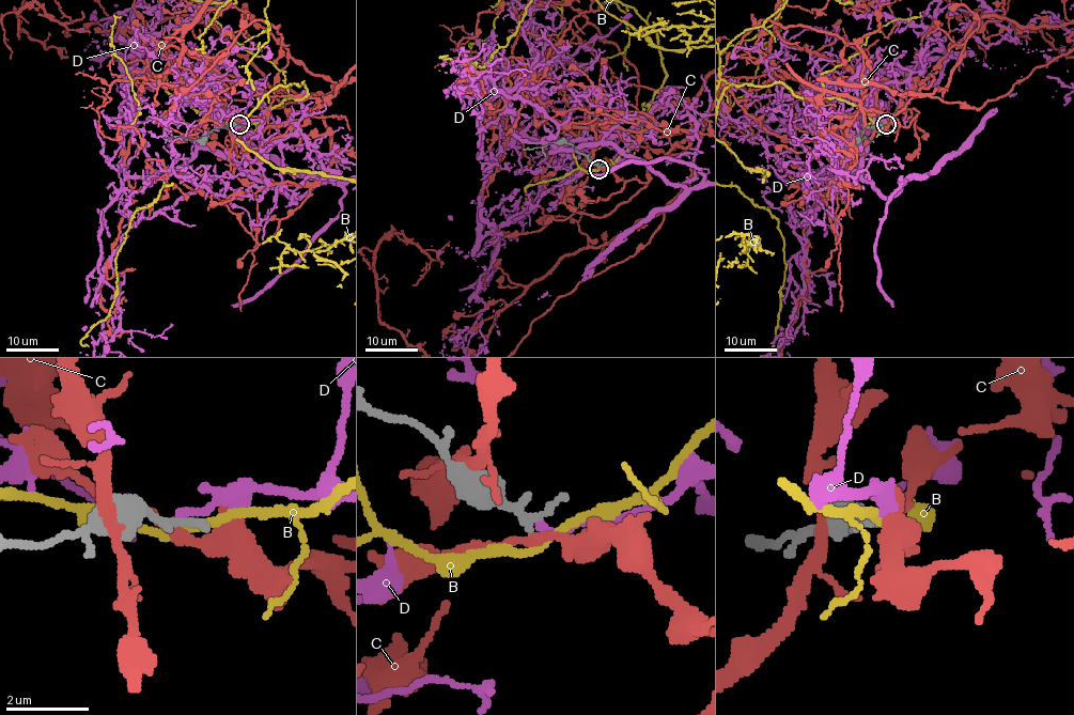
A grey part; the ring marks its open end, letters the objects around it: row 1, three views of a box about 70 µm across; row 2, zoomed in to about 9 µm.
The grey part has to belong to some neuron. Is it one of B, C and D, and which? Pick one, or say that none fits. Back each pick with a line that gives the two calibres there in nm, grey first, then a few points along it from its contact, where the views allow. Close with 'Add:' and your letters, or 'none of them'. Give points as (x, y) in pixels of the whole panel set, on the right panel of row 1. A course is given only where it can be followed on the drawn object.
Add: none of them

